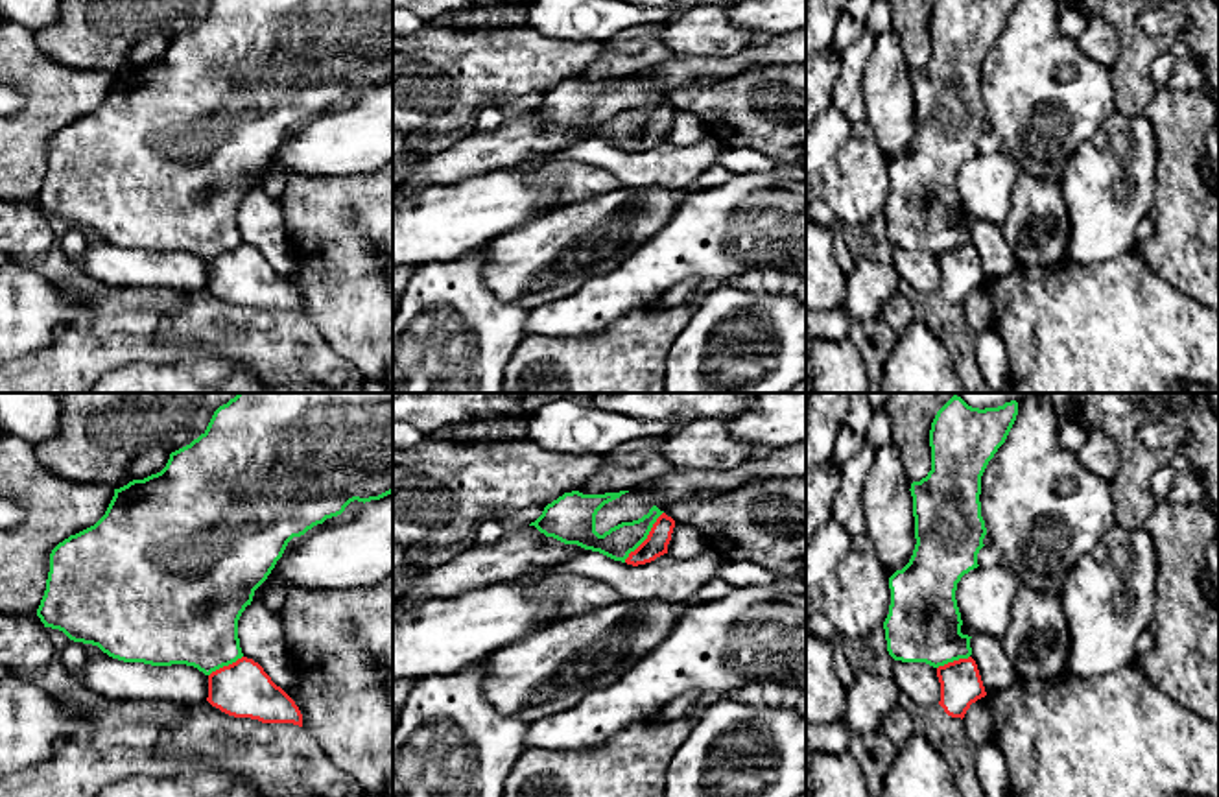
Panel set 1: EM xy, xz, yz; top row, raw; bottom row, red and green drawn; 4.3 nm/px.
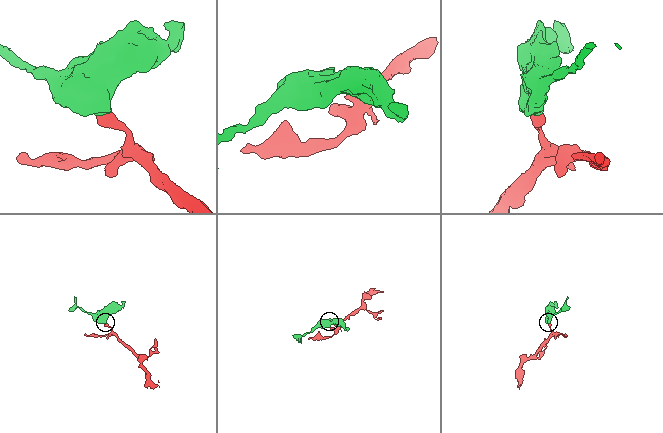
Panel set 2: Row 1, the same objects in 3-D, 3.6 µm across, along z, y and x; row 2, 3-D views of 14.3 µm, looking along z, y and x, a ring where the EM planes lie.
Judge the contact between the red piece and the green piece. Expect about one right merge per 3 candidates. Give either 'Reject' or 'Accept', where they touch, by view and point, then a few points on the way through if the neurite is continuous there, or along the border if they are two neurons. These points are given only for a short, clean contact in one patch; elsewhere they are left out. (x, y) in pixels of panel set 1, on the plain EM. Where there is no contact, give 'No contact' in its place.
Reject. Touches red at xz (648, 124). Boundary: xz (662, 98), (650, 120), (624, 148)

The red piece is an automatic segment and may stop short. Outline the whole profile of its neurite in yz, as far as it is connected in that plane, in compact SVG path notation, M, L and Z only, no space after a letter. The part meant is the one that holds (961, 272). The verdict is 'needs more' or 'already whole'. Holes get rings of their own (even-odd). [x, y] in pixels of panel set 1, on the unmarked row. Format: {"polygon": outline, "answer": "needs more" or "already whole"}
{"polygon": "M972 244L939 253L937 264L941 269L939 291L952 304L963 306L970 291L987 282Z", "answer": "already whole"}

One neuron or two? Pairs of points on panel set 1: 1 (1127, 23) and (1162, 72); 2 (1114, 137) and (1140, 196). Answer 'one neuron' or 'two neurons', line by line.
1: two neurons
2: one neuron

